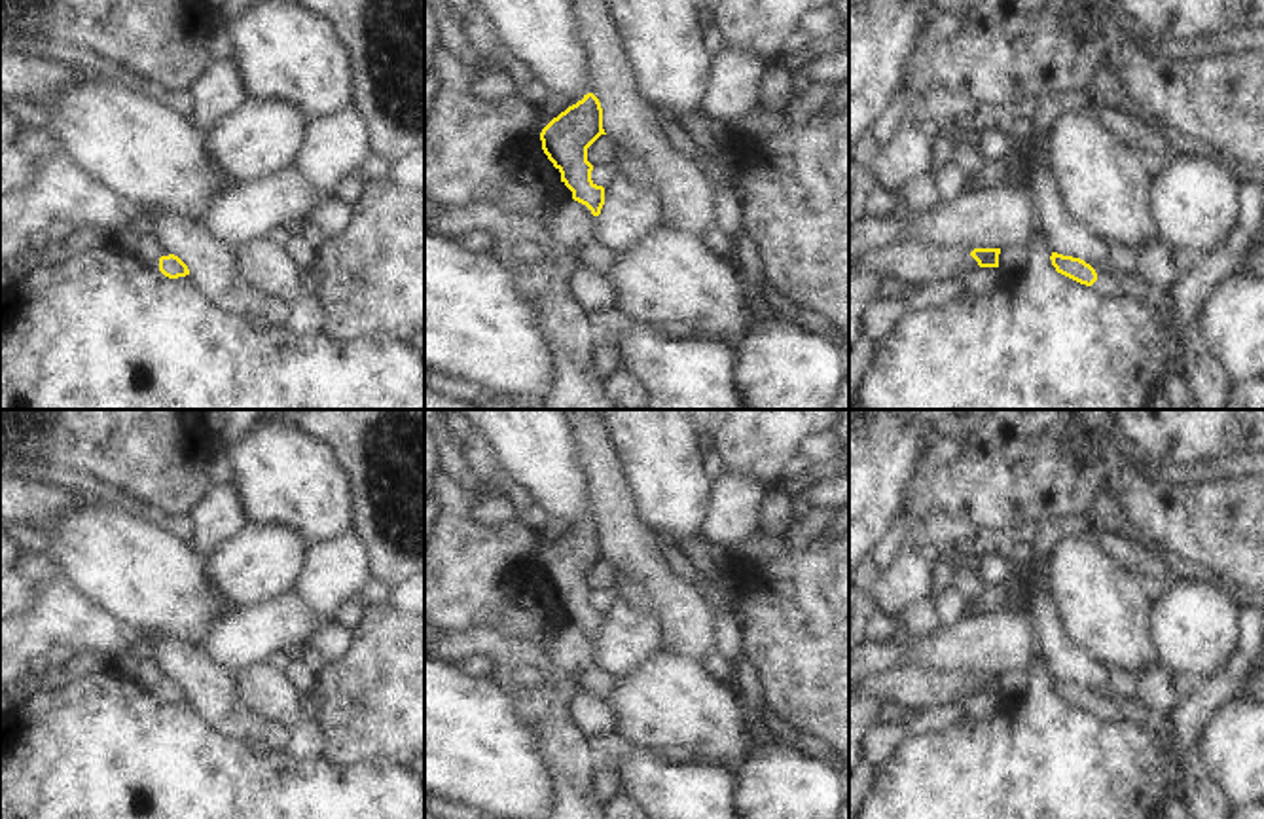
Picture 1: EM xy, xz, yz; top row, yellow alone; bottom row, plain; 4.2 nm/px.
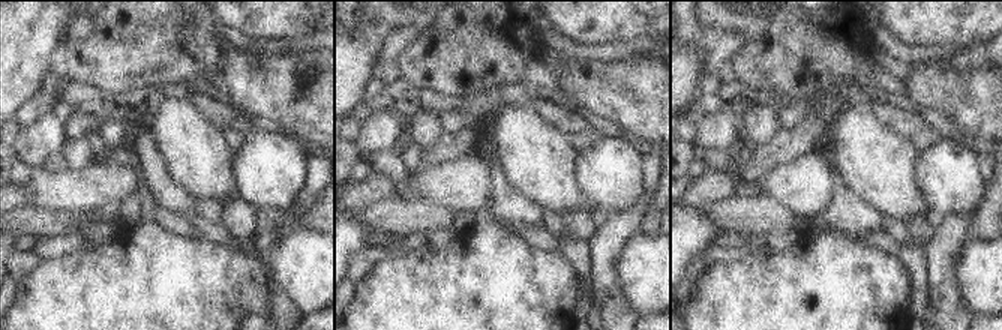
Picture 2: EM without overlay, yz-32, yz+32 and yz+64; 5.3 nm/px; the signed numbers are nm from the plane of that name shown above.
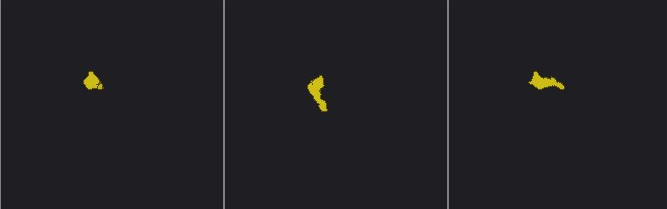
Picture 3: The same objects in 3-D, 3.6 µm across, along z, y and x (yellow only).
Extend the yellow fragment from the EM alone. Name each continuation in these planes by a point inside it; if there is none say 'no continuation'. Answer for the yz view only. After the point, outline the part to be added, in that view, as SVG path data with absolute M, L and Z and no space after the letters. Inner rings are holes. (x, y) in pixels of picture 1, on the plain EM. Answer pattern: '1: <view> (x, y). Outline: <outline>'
1: yz (1107, 708). Outline: M1092 690L1097 698L1097 705L1092 709L1092 715L1099 717L1099 719L1114 719L1114 720L1122 720L1126 719L1120 703L1112 698L1105 698L1099 690Z

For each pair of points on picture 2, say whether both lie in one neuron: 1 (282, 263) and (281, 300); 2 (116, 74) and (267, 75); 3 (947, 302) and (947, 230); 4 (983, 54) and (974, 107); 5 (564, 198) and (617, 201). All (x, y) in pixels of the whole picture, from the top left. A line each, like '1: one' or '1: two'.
1: two
2: one
3: one
4: two
5: two

